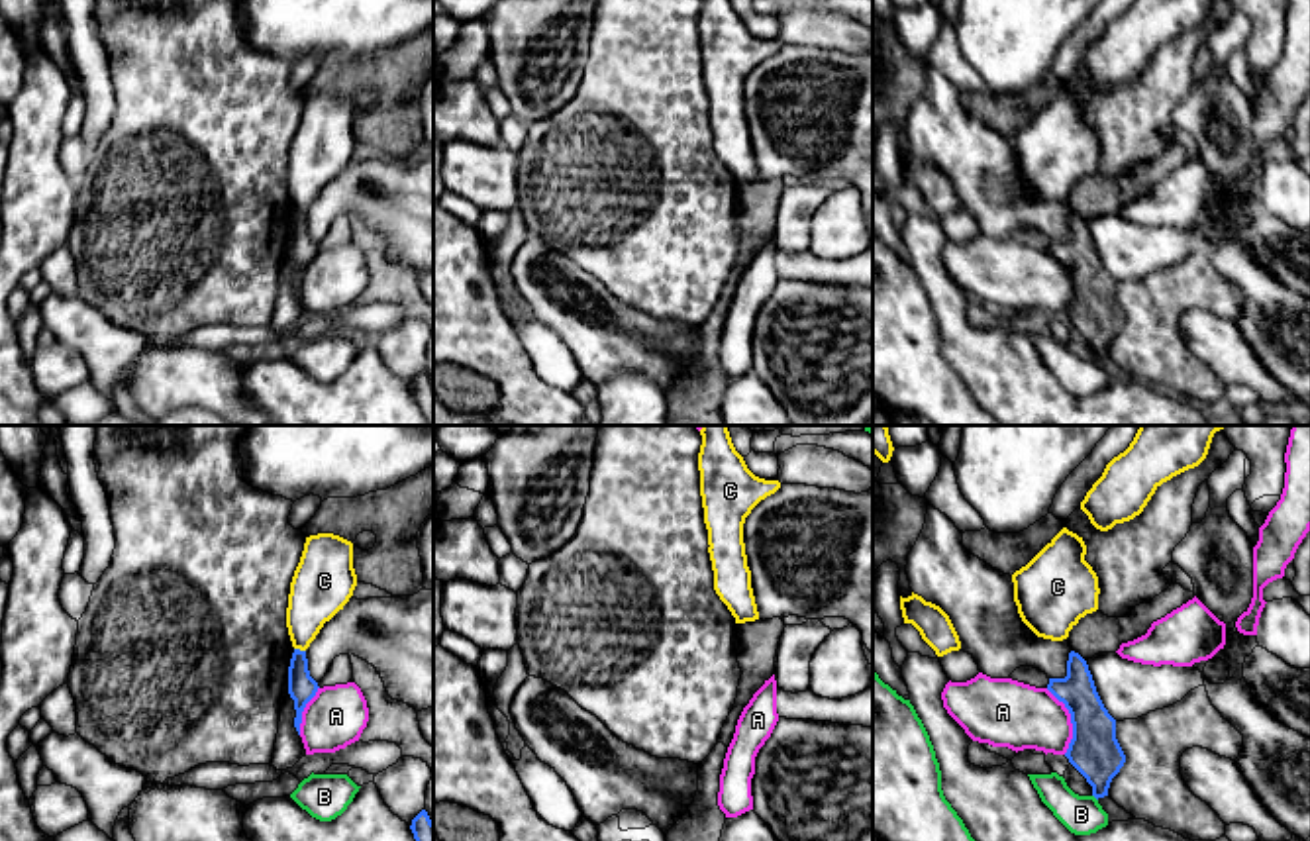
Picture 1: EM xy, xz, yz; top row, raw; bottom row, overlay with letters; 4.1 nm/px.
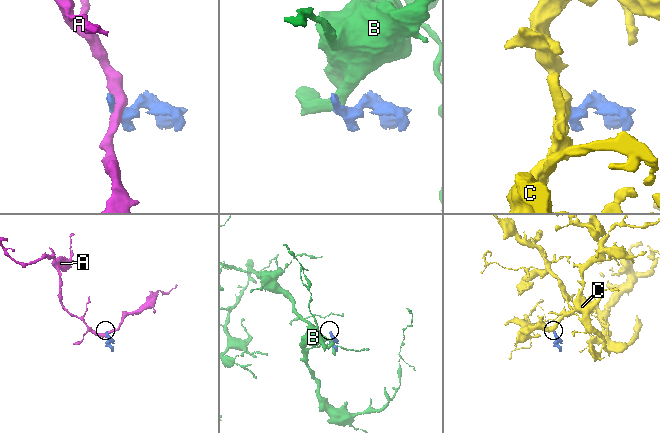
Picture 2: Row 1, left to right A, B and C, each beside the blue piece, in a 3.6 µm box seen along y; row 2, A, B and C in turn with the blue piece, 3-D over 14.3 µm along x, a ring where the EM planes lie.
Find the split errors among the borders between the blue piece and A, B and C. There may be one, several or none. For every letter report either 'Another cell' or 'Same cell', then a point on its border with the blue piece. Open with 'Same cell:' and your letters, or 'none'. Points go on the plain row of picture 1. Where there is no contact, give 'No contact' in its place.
Same cell: none
A: Another cell. Touches blue at yz (1071, 281)
B: Another cell. Touches blue at yz (1095, 357)
C: Another cell. Touches blue at xy (299, 210)

